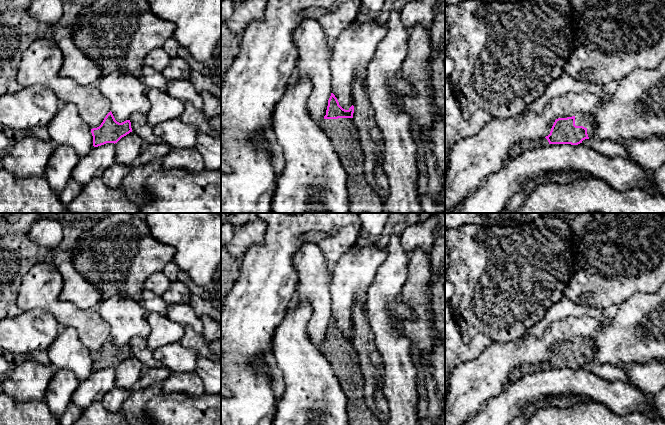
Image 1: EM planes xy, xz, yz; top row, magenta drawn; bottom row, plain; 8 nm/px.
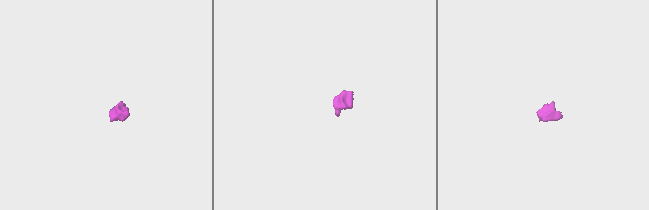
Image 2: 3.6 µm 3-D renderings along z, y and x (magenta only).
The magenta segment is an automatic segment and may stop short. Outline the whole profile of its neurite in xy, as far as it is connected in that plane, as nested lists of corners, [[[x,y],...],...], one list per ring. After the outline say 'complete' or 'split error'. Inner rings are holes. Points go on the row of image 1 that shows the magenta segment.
[[[110,111],[99,127],[91,129],[93,146],[98,147],[106,143],[115,144],[130,132],[132,132],[130,120],[119,123]]]; complete

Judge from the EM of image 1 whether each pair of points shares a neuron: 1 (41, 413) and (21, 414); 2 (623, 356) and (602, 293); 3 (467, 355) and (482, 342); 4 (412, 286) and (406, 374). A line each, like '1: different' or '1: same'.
1: same
2: different
3: same
4: different

